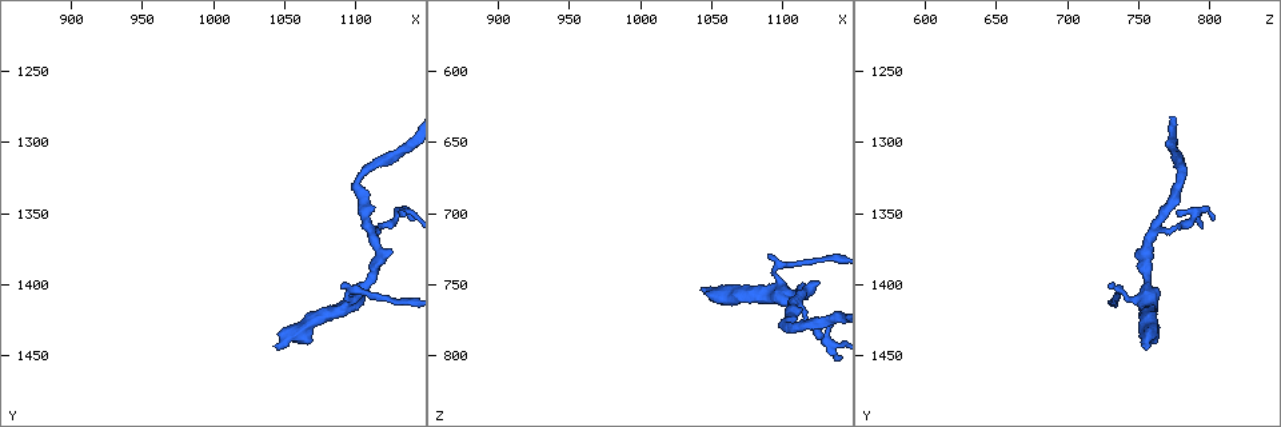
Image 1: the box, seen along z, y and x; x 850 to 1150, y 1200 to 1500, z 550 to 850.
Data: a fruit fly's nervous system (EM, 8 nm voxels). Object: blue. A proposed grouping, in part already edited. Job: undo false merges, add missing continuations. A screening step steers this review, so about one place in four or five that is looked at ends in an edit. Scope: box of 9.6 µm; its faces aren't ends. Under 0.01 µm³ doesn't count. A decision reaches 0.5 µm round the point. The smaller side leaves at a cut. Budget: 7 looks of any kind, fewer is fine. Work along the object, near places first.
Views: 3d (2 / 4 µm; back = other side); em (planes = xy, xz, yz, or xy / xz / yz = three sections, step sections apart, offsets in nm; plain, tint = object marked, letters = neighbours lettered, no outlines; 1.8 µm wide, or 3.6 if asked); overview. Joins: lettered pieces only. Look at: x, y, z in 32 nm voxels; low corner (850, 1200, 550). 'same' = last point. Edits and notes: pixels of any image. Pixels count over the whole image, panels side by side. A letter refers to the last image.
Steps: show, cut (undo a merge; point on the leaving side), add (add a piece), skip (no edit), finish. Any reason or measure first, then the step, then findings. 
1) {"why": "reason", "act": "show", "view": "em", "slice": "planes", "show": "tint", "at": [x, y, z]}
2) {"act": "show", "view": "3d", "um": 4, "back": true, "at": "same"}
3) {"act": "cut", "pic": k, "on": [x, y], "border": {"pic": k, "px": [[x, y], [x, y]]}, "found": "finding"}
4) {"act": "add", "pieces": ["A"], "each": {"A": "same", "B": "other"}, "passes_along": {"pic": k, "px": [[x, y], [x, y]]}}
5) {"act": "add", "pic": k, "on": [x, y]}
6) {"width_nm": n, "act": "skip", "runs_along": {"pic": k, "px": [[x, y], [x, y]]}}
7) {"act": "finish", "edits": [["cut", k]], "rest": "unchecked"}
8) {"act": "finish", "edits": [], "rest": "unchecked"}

{"why": "an open end", "act": "show", "view": "3d", "um": 2, "back": true, "at": [1044, 1444, 754]}

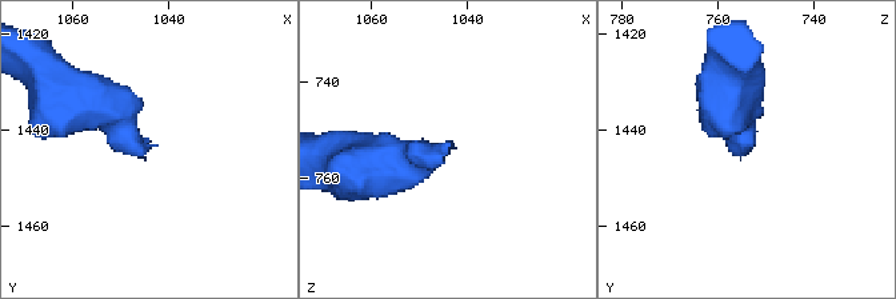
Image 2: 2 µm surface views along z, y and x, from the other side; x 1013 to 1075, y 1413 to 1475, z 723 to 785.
{"why": "shape alone is not enough", "act": "show", "view": "em", "slice": "planes", "show": "letters", "at": [1042, 1444, 753]}

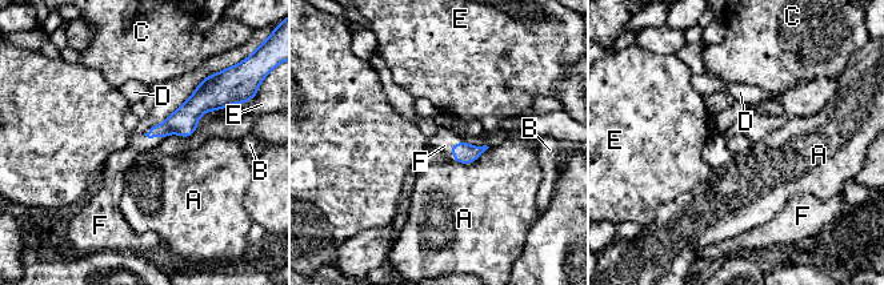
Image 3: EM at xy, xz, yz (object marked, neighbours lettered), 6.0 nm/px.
{"act": "add", "pieces": ["F"], "each": {"A": "other", "B": "other", "C": "other", "D": "other", "E": "other", "F": "same"}, "passes_along": {"pic": 3, "px": [[466, 153], [450, 145], [444, 145]]}, "found": "it goes on there"}

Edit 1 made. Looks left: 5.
{"act": "show", "view": "em", "slice": "xy", "step": 16, "show": "tint", "at": [1094, 1416, 758]}

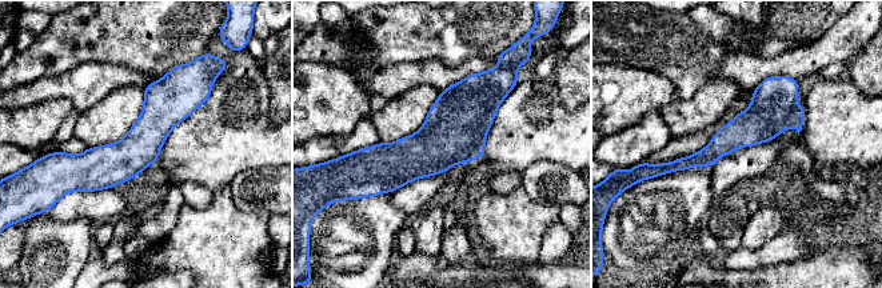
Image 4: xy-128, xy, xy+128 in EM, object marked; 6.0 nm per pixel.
{"why": "cut it another way", "act": "show", "view": "em", "slice": "planes", "show": "tint", "at": "same"}

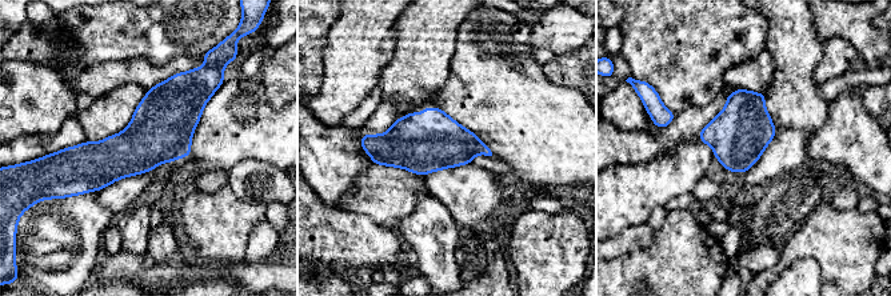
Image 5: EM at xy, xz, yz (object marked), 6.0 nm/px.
{"why": "what lies round it", "act": "show", "view": "em", "slice": "planes", "show": "letters", "at": "same"}

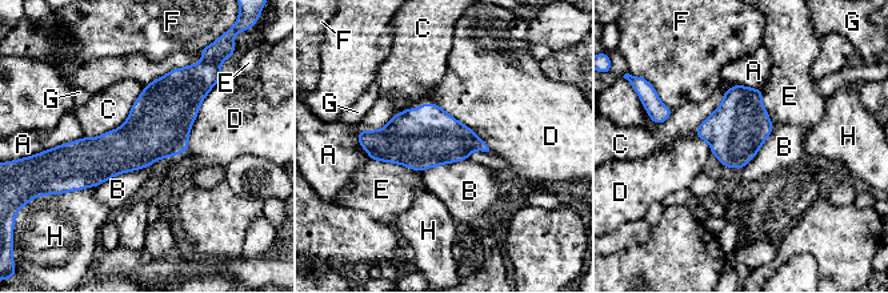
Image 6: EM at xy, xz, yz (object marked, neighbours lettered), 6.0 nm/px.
{"width_nm": 360, "act": "skip", "each": {"A": "other", "B": "other", "C": "other", "D": "other", "E": "other", "F": "other", "G": "other", "H": "other"}, "border": {"pic": 6, "px": [[148, 165], [114, 175], [96, 187]]}, "found": "one neuron here"}

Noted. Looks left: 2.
{"why": "side arm on a straight run", "act": "show", "view": "em", "slice": "yz", "step": 8, "show": "tint", "at": [1112, 1360, 762]}

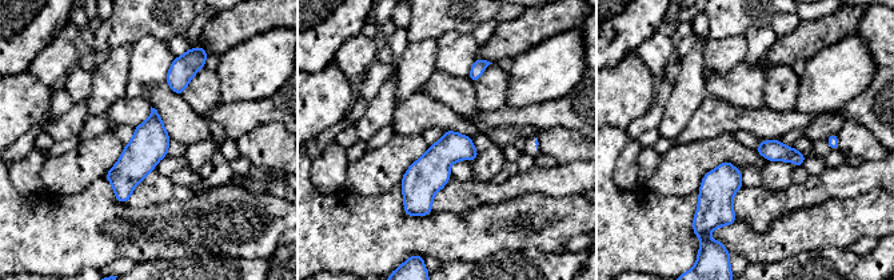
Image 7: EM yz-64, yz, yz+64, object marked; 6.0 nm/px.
{"why": "cut it another way", "act": "show", "view": "em", "slice": "planes", "show": "letters", "at": "same"}

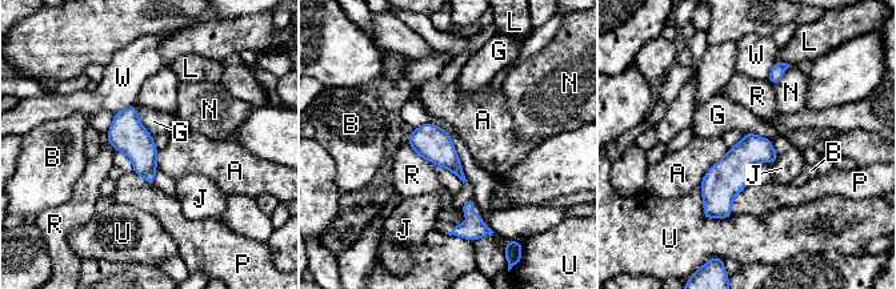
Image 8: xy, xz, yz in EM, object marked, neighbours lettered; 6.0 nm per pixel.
{"longest_contact_nm": ["A", 300], "act": "skip", "each": {"A": "other", "B": "other", "G": "other", "J": "other", "L": "other", "N": "other", "P": "other", "R": "other", "U": "other", "W": "other"}, "border": {"pic": 8, "px": [[135, 105], [139, 121], [152, 135]]}, "found": "all the same neuron"}

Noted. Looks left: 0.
{"act": "finish", "edits": [["add", 3]], "rest": "unchecked"}

